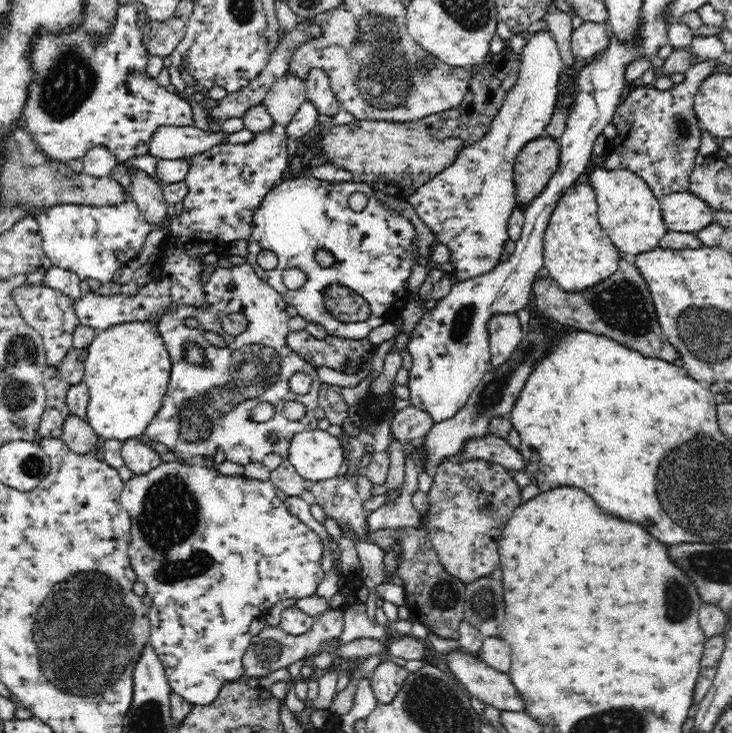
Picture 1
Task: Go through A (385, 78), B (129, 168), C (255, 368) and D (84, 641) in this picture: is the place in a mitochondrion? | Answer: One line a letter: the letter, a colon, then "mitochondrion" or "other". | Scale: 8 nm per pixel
A: mitochondrion
B: other
C: mitochondrion
D: mitochondrion

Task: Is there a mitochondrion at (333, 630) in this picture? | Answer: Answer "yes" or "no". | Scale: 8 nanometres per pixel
no

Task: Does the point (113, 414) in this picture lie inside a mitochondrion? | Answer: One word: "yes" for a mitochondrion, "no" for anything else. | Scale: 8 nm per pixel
no

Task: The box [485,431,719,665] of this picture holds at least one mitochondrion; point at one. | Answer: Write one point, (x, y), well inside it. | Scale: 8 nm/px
(678, 598)

